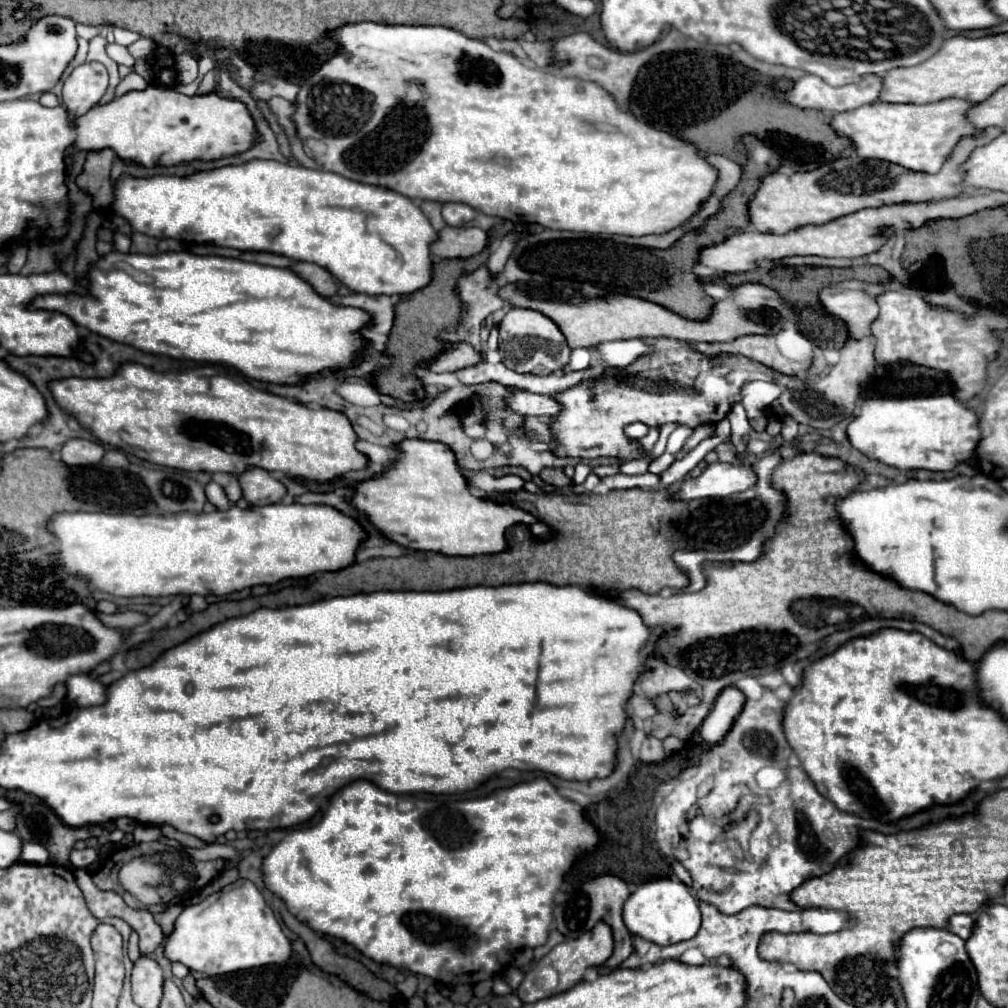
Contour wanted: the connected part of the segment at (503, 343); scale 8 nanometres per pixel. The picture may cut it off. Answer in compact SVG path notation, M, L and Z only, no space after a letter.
M511 308L503 320L499 322L499 350L501 350L501 362L519 374L537 374L545 376L555 372L557 368L563 368L569 364L571 350L565 344L565 336L561 336L561 330L549 320L547 316L541 316L541 312L533 312L527 308Z

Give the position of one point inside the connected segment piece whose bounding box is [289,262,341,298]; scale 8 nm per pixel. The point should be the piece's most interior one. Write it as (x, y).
(321, 281)

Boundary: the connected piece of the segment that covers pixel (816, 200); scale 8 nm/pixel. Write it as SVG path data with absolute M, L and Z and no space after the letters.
M985 128L979 136L963 136L941 170L937 174L913 172L901 168L897 164L889 164L883 160L861 160L857 156L833 160L823 164L811 172L795 172L781 174L769 172L761 178L757 192L749 200L749 222L757 232L781 234L789 232L789 228L799 228L801 224L823 224L825 220L833 220L833 216L845 216L849 212L857 212L861 208L877 208L881 204L899 204L905 200L943 200L945 196L957 196L963 190L961 172L957 172L957 164L969 156L969 148L977 148L977 144L989 144L993 136L1001 132L999 128Z

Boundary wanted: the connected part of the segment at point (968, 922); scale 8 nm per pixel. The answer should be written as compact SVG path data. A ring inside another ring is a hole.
M955 914L955 916L949 918L949 932L953 932L959 938L967 940L969 934L971 934L971 930L973 930L973 920L975 918L969 916L969 914Z

